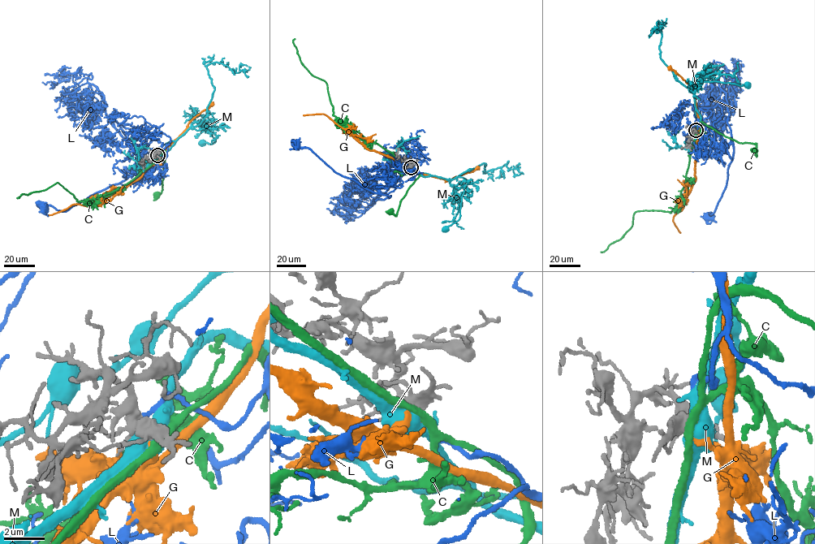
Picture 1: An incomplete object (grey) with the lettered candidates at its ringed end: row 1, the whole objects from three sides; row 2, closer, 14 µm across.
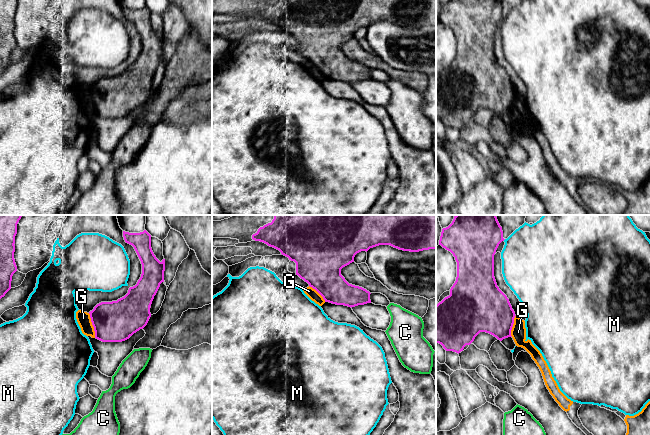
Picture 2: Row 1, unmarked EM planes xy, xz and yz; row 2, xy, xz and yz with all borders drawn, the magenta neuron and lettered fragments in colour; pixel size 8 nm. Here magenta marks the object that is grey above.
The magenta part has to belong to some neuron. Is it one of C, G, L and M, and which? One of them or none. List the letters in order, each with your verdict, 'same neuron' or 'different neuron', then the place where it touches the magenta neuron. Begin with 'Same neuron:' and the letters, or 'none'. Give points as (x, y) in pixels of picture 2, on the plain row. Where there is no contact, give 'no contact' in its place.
Same neuron: L
C: different neuron | no contact
G: different neuron | xy (92, 100)
L: same neuron | no contact
M: different neuron | no contact

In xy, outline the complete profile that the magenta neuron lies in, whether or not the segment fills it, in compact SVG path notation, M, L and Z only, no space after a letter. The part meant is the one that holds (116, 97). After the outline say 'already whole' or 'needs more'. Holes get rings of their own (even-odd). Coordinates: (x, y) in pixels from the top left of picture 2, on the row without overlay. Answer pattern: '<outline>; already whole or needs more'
M146 6L140 9L123 7L123 13L126 19L134 23L142 40L142 50L137 60L130 63L124 73L117 77L101 78L89 88L95 114L102 118L122 118L143 105L151 93L150 82L154 72L160 60L164 58L165 35L160 38L154 31L151 24L151 11Z; already whole

